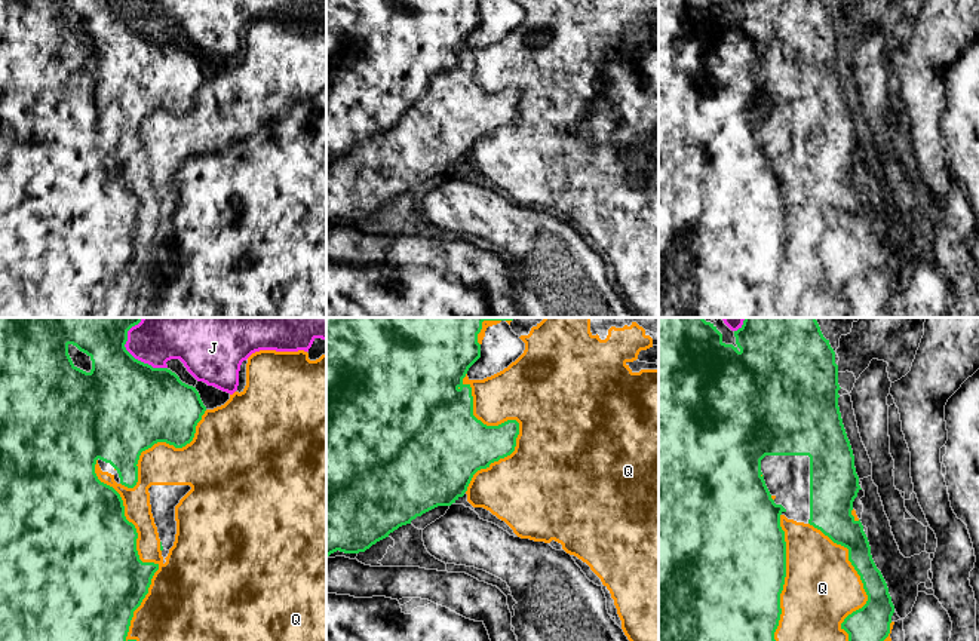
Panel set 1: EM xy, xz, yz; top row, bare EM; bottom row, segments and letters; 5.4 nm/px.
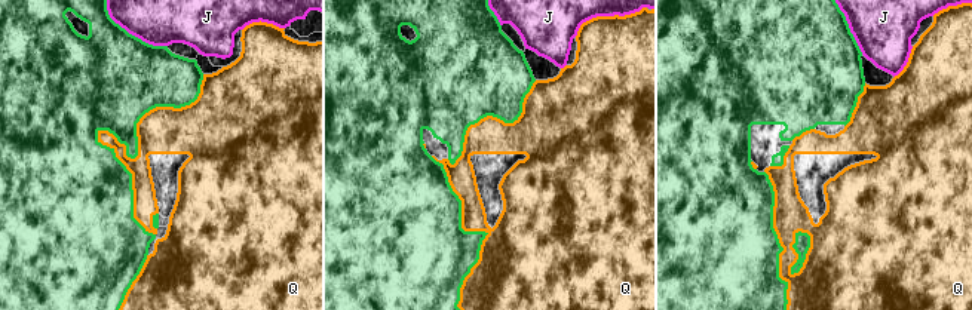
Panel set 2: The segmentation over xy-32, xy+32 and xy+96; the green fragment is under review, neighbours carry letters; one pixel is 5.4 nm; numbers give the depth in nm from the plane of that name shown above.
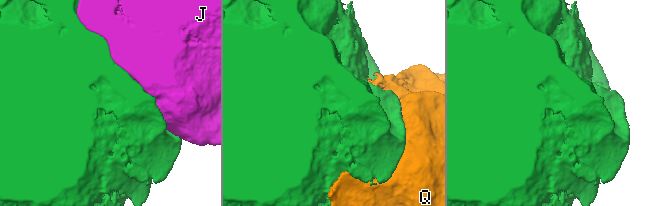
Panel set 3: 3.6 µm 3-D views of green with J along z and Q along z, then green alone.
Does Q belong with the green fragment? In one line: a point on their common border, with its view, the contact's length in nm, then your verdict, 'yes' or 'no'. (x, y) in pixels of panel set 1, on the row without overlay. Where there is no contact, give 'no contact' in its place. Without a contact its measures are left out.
xy (140, 227) | 1050 nm | no

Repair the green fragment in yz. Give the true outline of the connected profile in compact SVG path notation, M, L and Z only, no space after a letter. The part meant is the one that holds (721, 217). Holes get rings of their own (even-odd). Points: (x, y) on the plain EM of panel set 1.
M659 0L659 318L780 318L776 312L774 300L779 294L782 282L780 261L783 258L786 245L786 209L785 199L780 194L782 183L785 183L788 187L813 193L828 203L834 211L848 217L848 229L860 243L868 269L862 276L853 279L844 286L841 297L848 301L848 318L880 318L881 310L890 301L894 273L891 270L887 251L872 227L871 214L863 199L863 193L860 187L856 188L851 183L853 169L862 156L859 153L859 144L854 135L853 117L838 74L838 58L841 55L838 52L835 19L831 15L829 7L826 7L822 0L734 0L734 4L737 12L736 15L733 12L725 12L721 0Z

